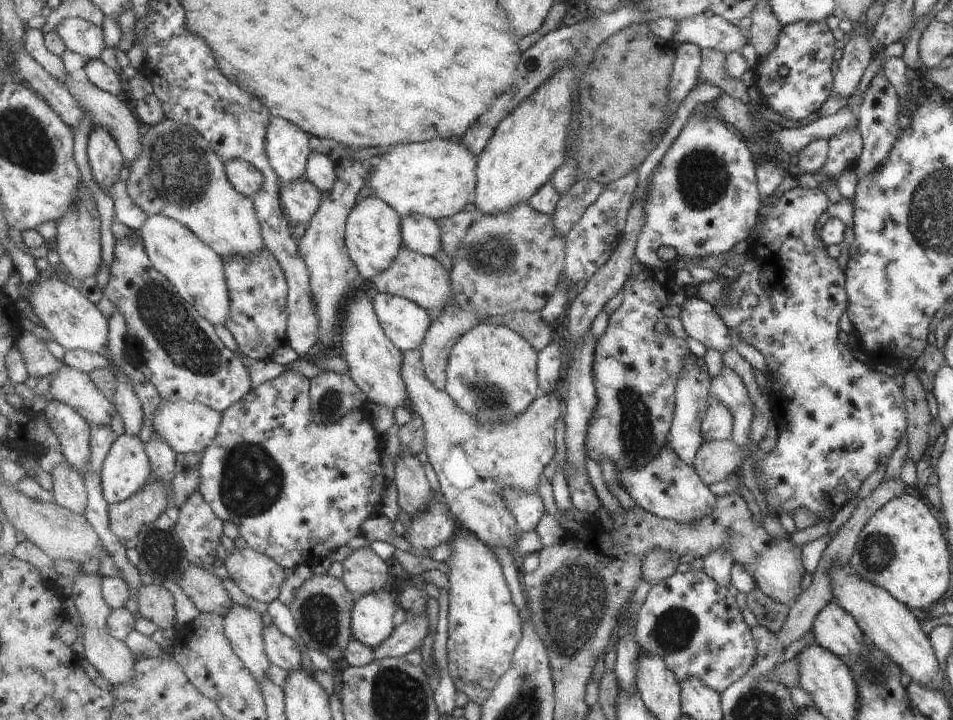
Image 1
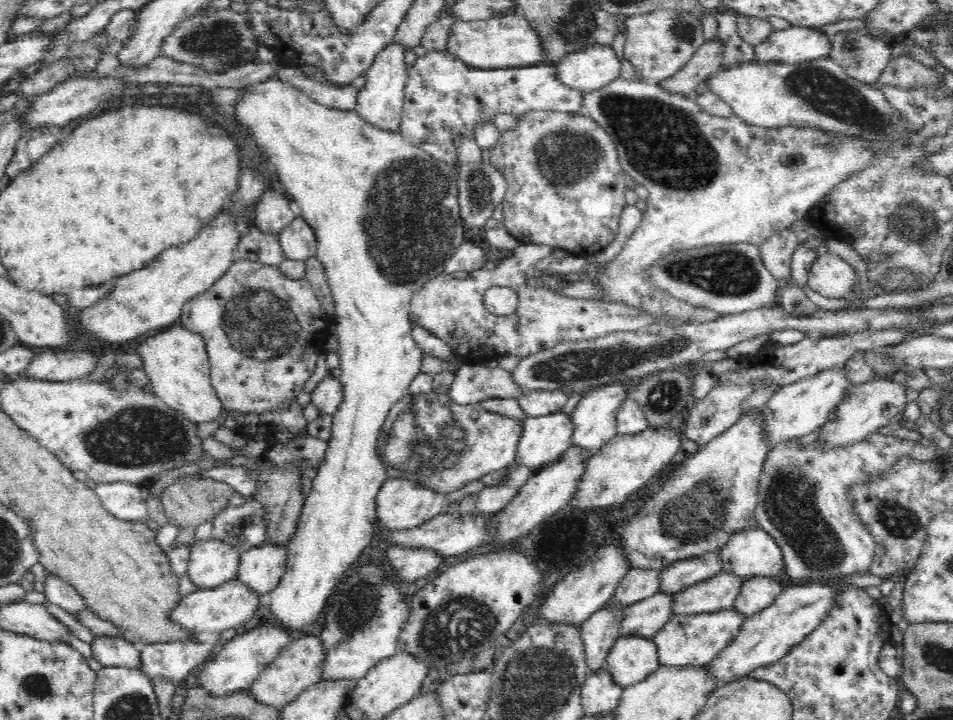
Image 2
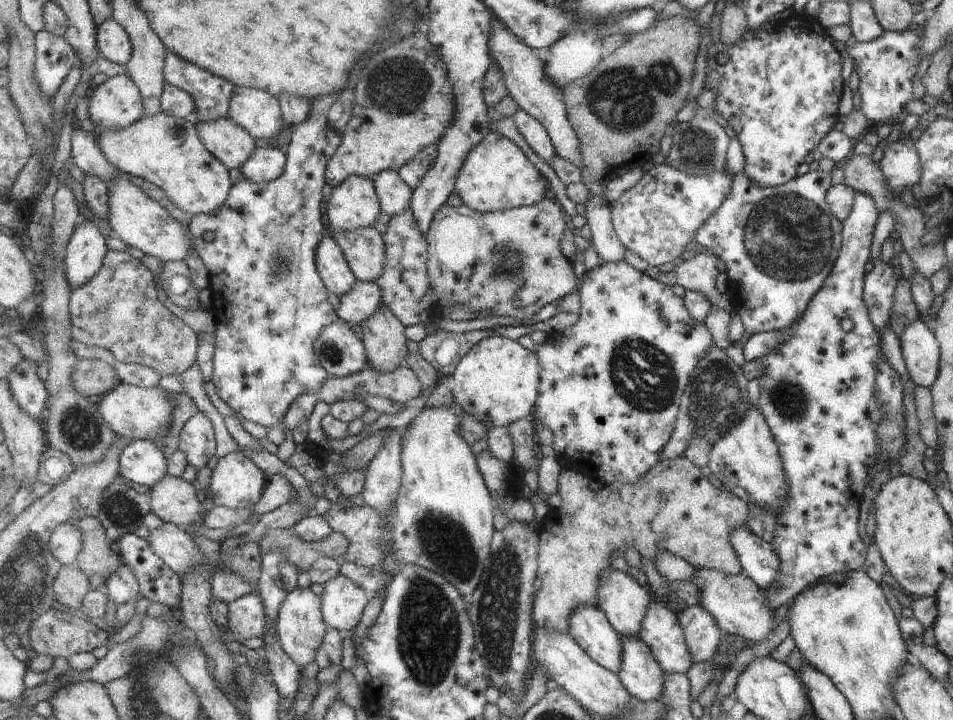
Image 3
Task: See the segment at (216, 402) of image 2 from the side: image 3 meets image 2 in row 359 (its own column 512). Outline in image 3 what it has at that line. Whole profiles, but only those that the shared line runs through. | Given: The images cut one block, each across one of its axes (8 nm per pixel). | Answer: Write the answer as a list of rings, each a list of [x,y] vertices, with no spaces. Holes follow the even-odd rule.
[[[490,131],[487,138],[469,152],[465,166],[461,168],[454,192],[457,192],[469,208],[477,212],[495,212],[518,209],[537,204],[547,194],[543,175],[516,142],[498,132]]]

